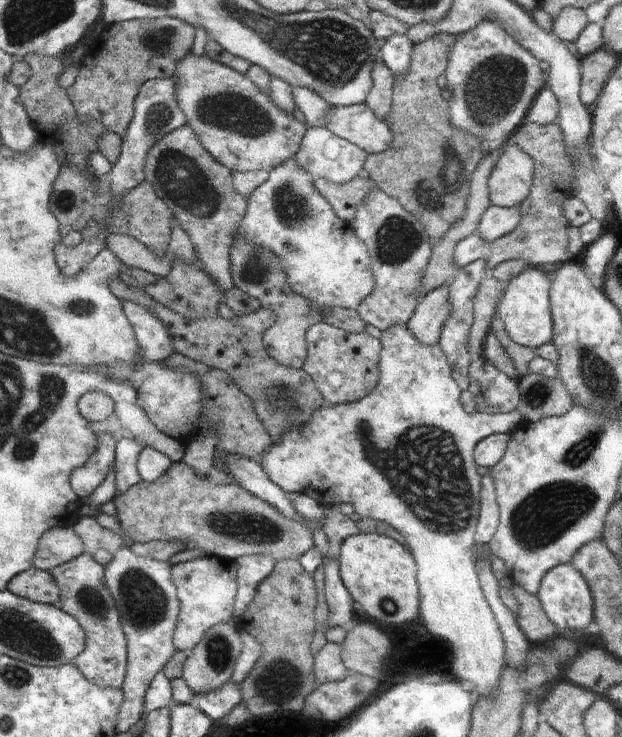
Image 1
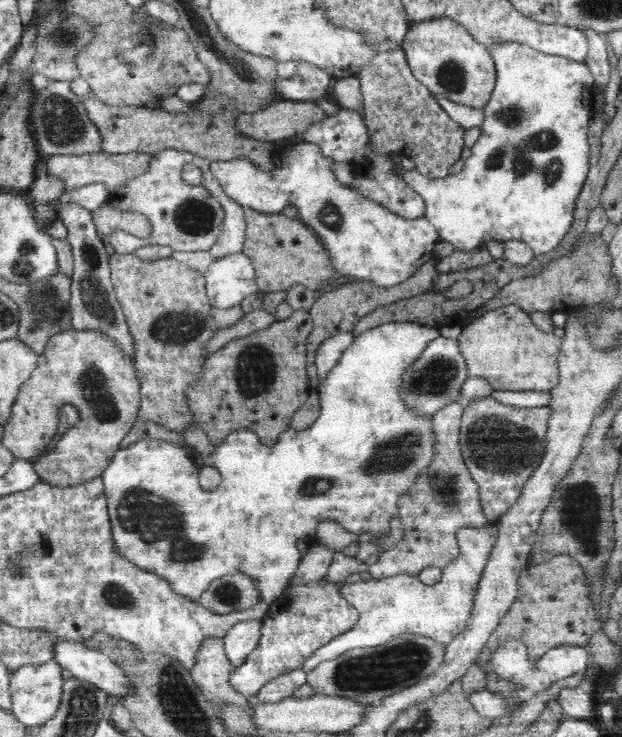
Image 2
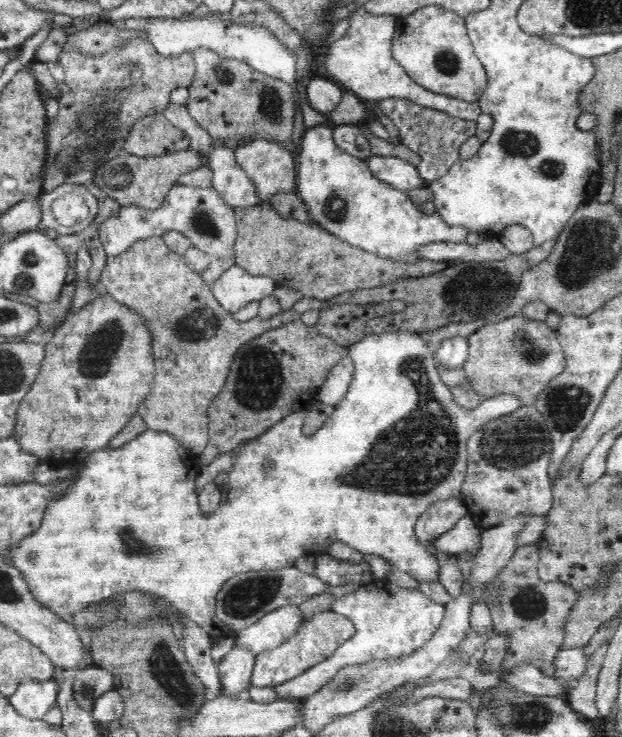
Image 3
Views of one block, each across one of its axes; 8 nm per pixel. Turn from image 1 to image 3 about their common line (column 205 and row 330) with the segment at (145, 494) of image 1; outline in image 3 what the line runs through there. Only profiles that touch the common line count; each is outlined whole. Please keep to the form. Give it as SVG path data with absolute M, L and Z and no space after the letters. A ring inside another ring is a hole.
M522 314L485 324L468 338L468 345L469 355L463 369L472 388L485 397L512 394L523 406L534 405L552 378L565 368L565 354L557 333L545 322Z

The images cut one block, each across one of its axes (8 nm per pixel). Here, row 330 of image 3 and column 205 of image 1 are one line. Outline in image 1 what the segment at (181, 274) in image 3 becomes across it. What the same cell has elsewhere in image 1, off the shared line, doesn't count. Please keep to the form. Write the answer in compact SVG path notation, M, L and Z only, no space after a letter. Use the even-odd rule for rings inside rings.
M185 125L162 136L148 150L148 158L144 160L144 182L148 182L152 186L152 190L156 192L156 196L161 198L169 210L172 210L180 228L188 234L204 270L216 282L216 288L220 290L220 294L234 288L230 275L229 251L233 246L236 228L240 226L240 222L246 214L247 204L246 199L242 198L232 186L231 171L216 161L200 143L200 138L194 134L194 130L189 125Z

